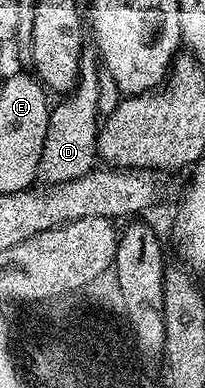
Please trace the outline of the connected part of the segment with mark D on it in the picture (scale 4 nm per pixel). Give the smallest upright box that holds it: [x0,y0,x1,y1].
[39,50,101,186]

